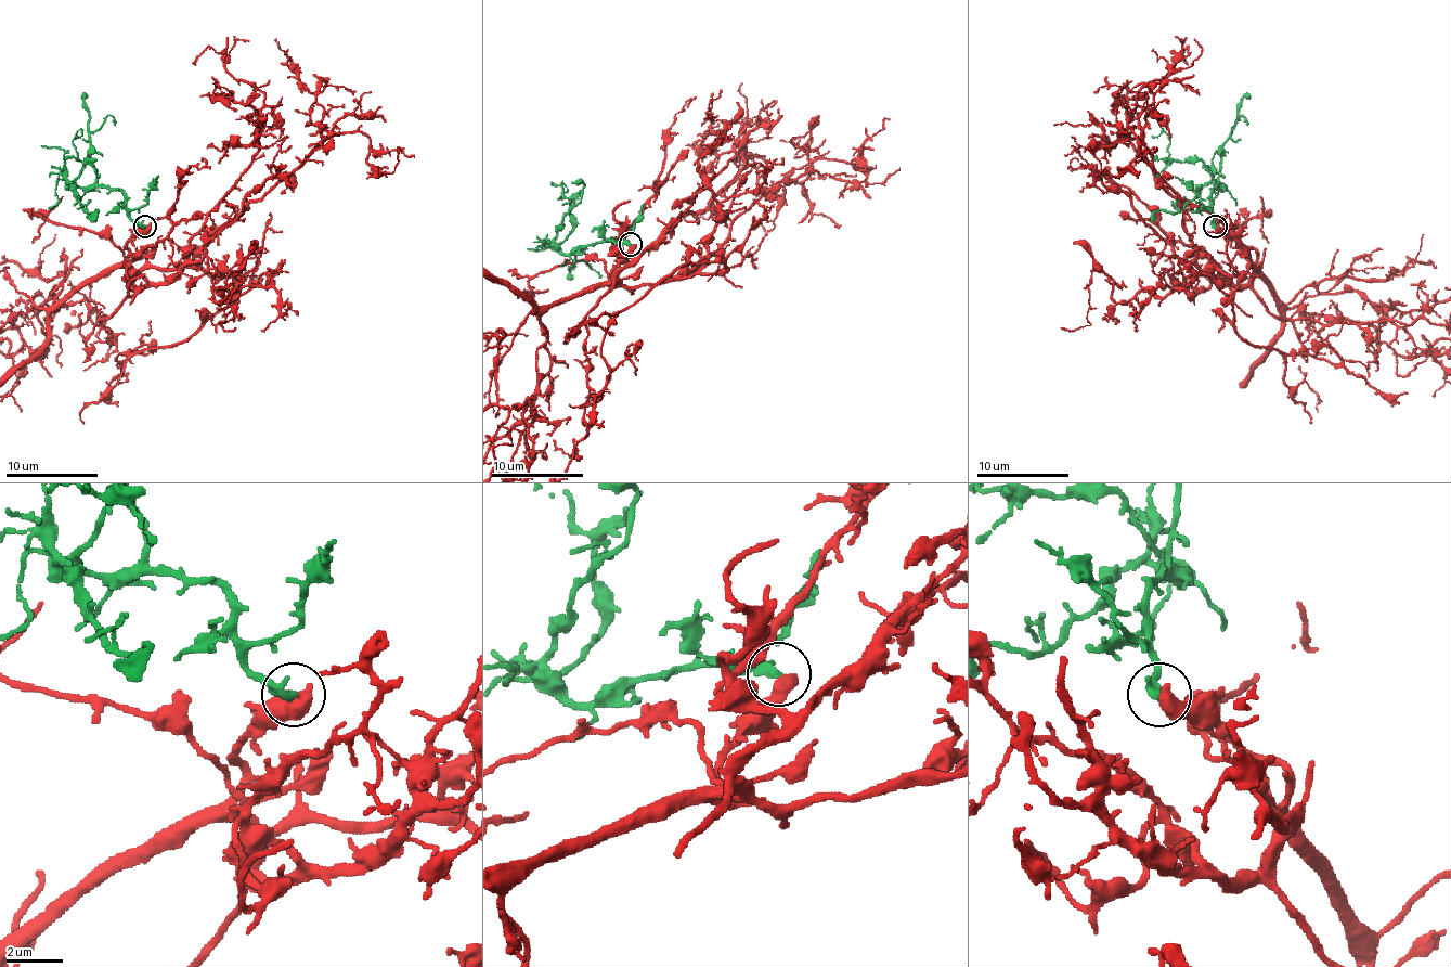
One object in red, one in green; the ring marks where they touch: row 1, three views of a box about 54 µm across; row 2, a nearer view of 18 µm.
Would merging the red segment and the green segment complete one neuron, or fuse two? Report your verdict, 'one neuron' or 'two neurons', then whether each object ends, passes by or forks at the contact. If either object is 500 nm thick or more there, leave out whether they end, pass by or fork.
one neuron

